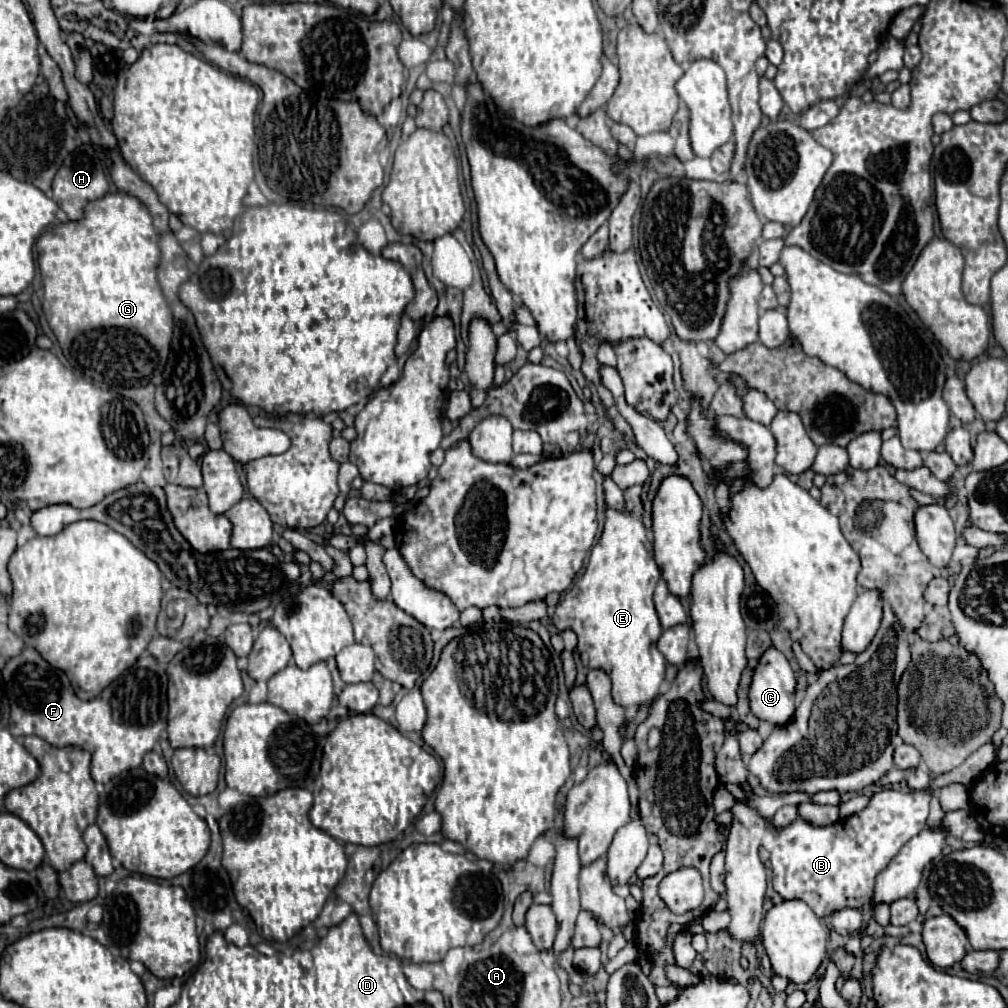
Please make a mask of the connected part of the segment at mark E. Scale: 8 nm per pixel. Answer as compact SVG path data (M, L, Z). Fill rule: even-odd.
M630 486L624 490L624 510L606 506L604 532L590 552L584 576L574 582L552 616L560 632L566 628L576 632L584 666L600 668L610 674L612 698L620 706L642 706L650 702L658 694L666 670L666 660L656 648L662 626L652 602L660 570L648 548L640 494L642 486Z

